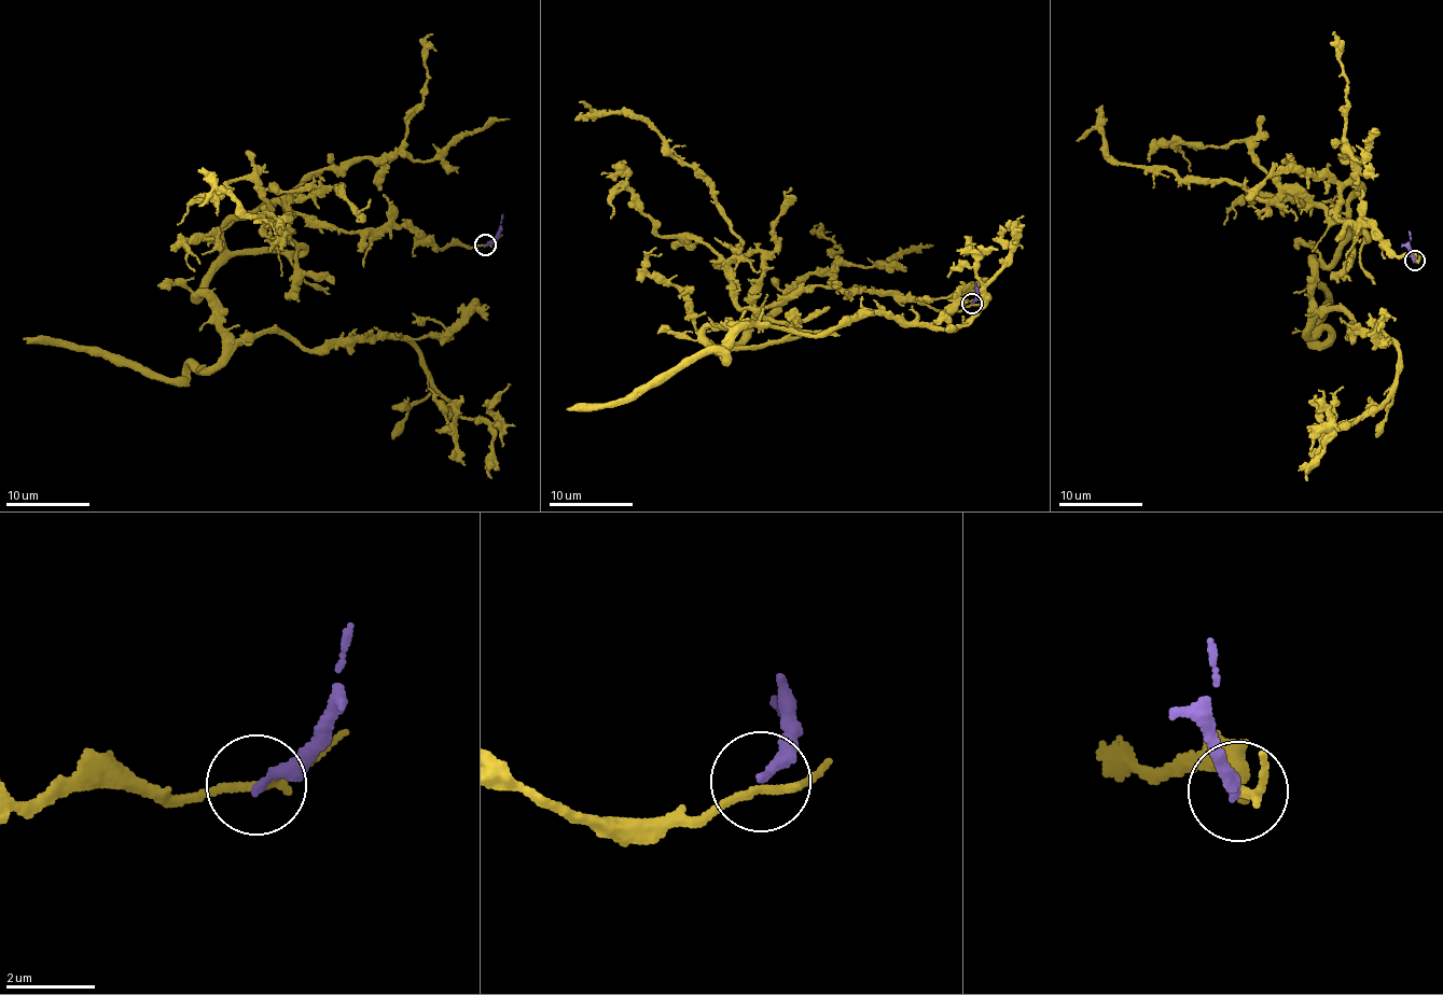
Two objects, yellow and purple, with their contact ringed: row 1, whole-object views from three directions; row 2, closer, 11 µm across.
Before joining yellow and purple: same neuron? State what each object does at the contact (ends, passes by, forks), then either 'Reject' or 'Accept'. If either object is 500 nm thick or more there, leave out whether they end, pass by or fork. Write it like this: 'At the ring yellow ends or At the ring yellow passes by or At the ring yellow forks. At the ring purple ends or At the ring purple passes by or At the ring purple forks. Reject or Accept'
At the ring yellow passes by. At the ring purple ends. Reject

